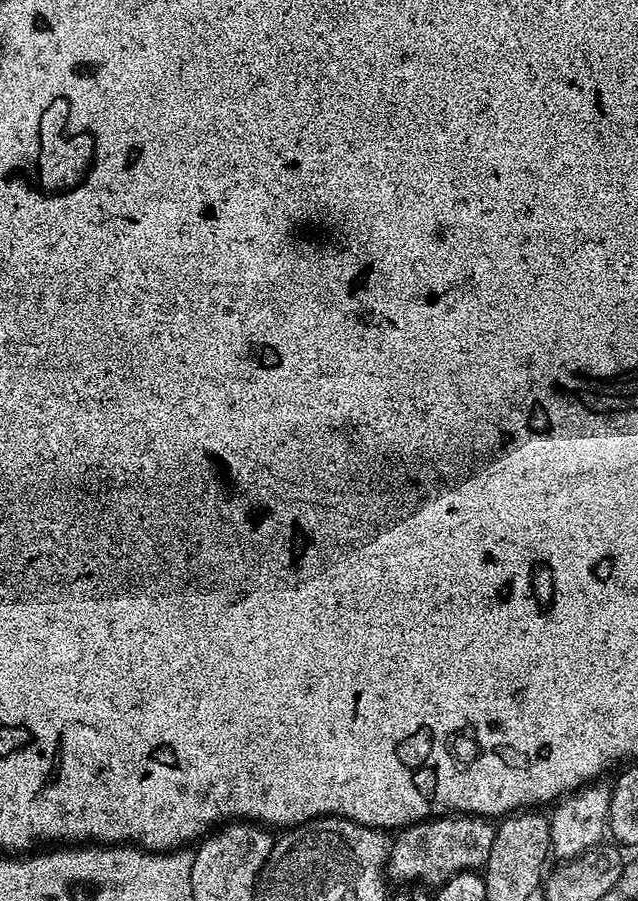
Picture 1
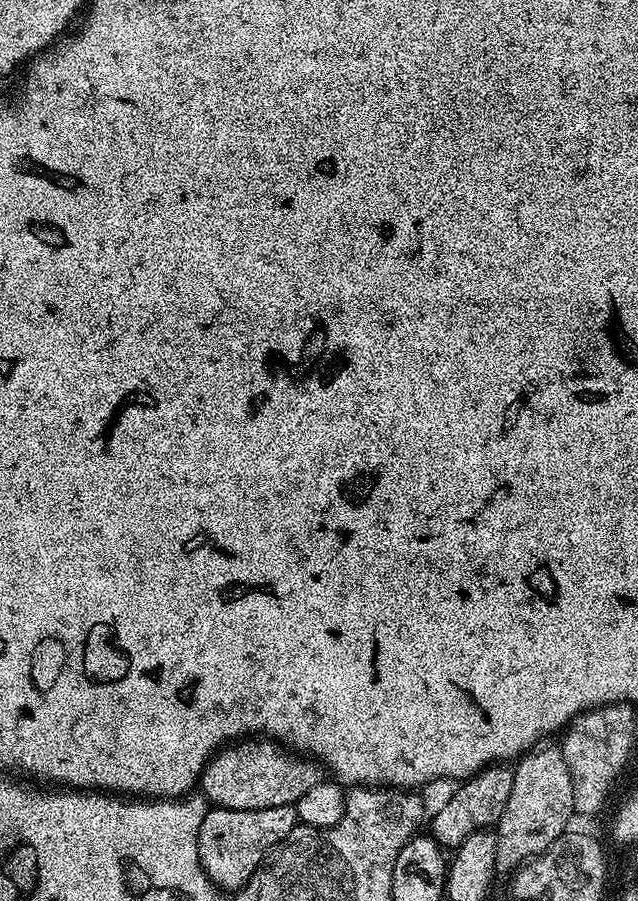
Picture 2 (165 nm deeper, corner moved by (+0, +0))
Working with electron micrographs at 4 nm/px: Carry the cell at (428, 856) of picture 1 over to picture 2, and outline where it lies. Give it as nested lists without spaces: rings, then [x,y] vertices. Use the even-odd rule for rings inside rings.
[[[504,764],[489,765],[468,781],[463,781],[450,798],[450,802],[440,807],[432,820],[430,834],[444,848],[455,848],[471,833],[484,827],[493,827],[500,820],[506,808],[507,799],[513,785],[512,768]]]

